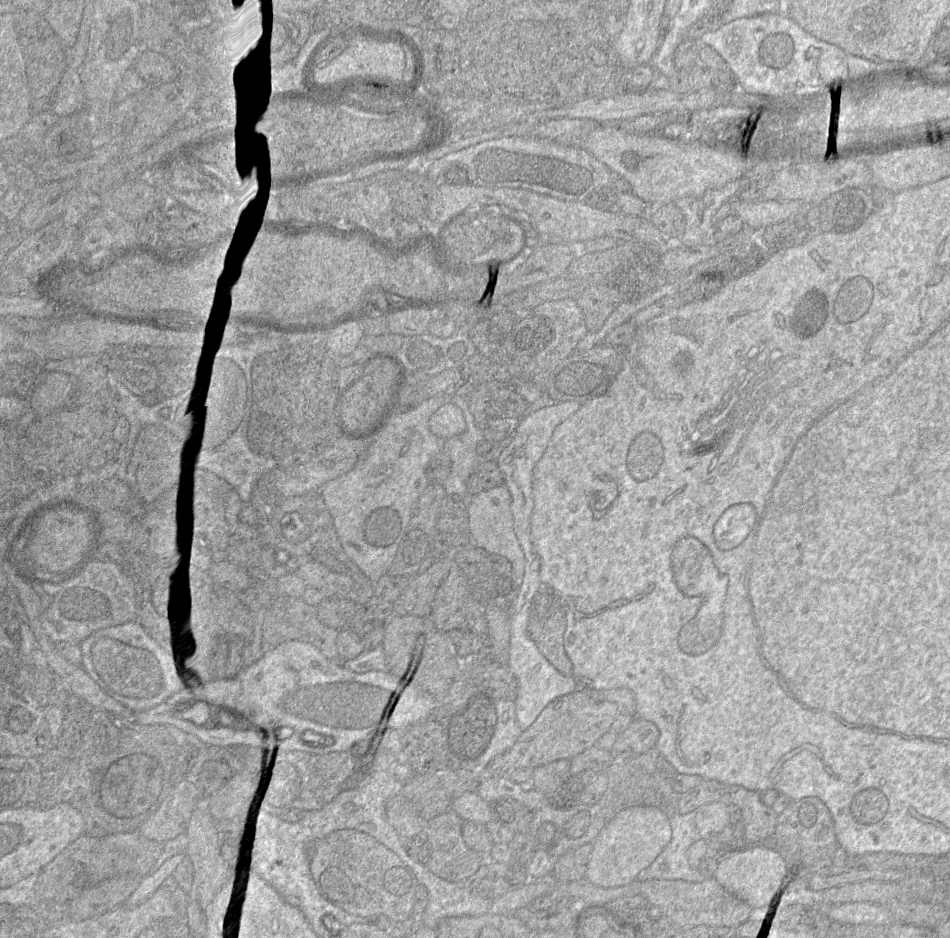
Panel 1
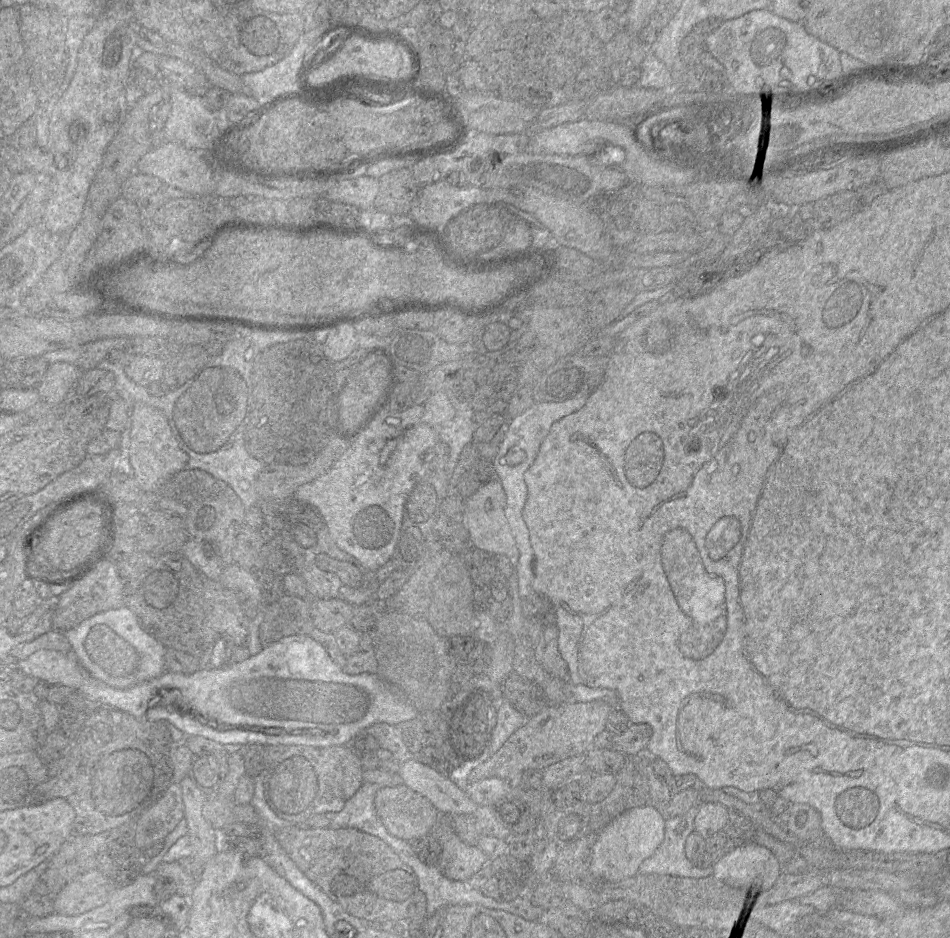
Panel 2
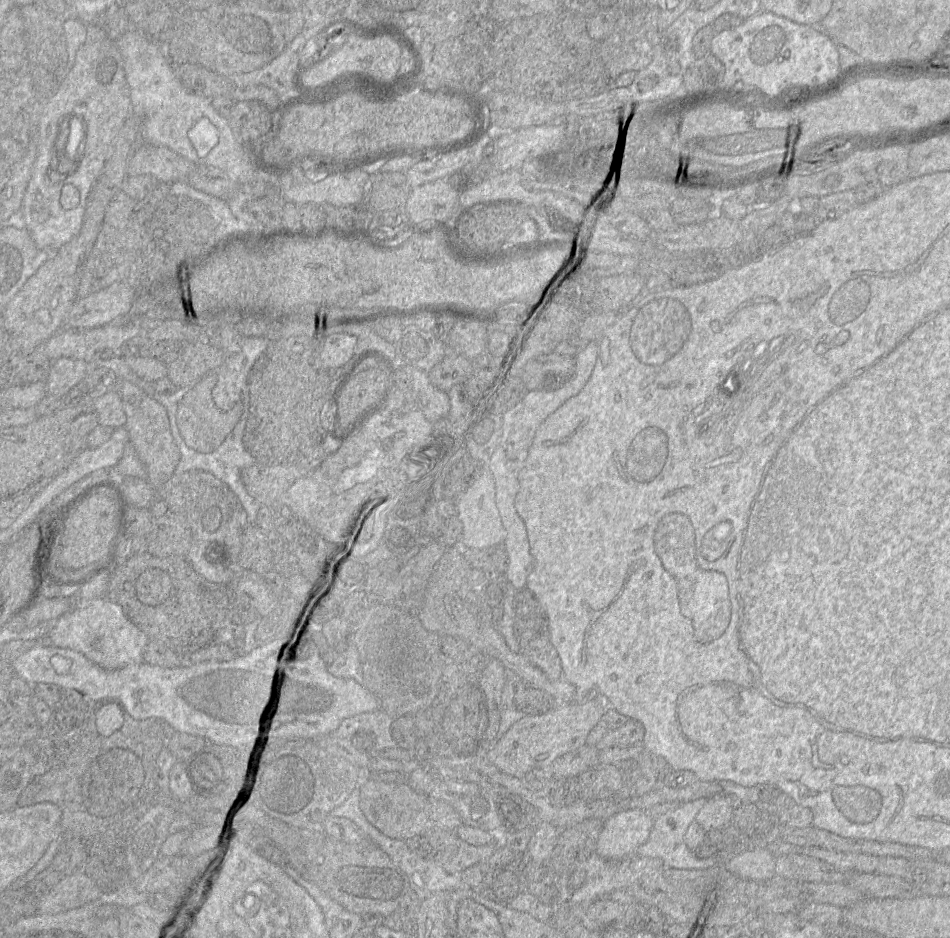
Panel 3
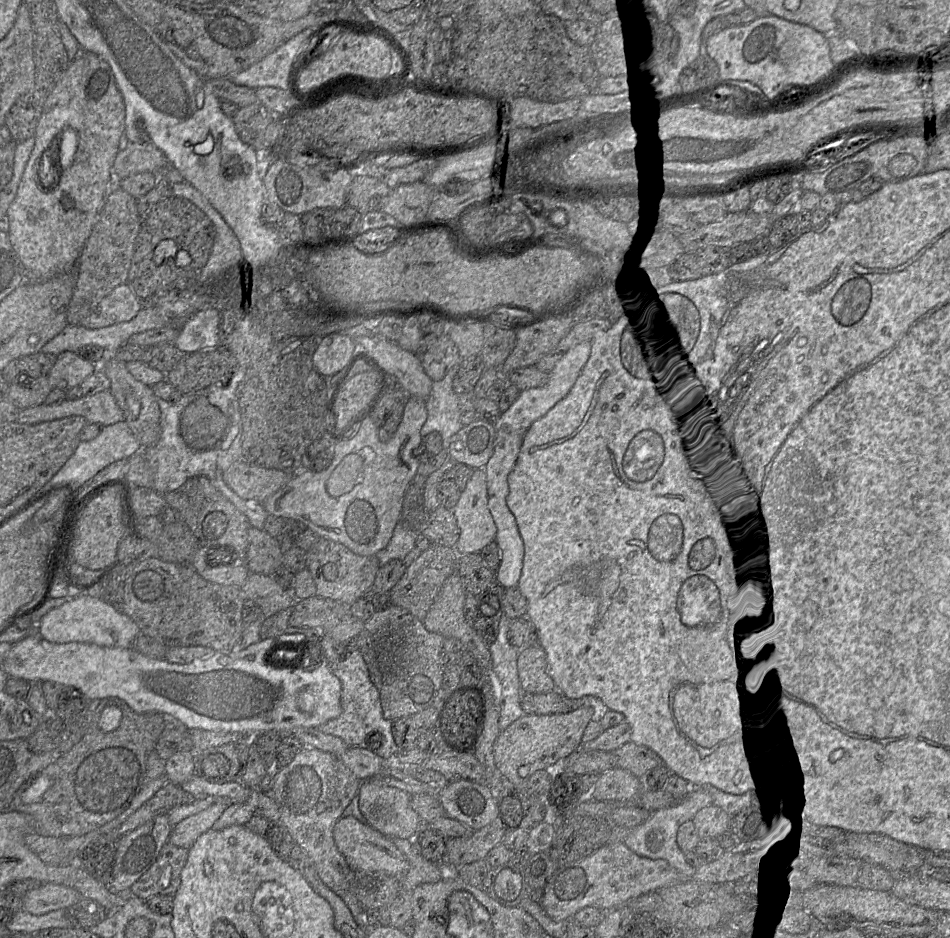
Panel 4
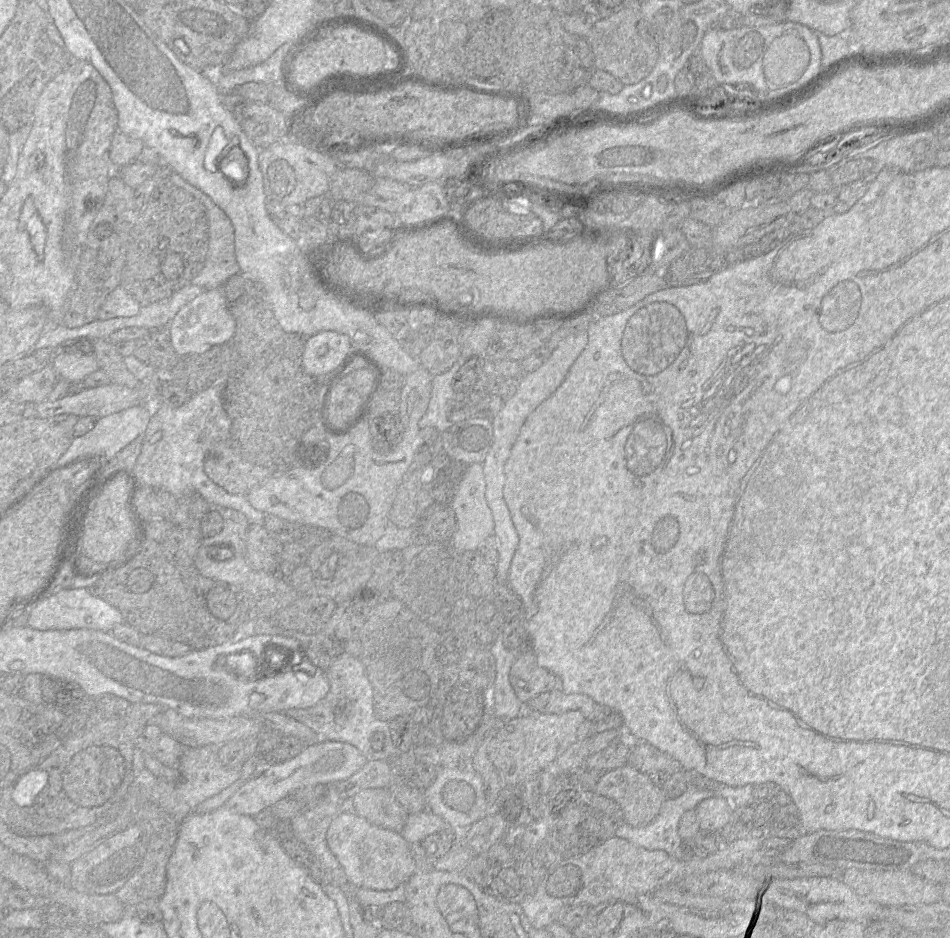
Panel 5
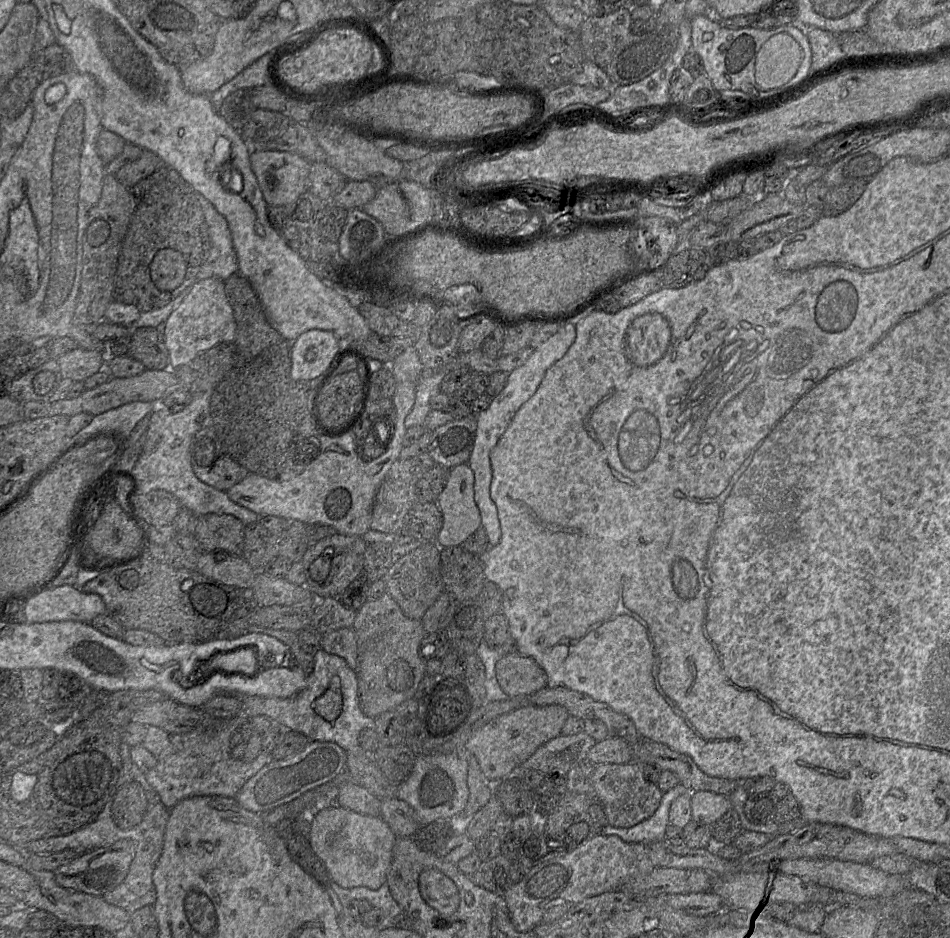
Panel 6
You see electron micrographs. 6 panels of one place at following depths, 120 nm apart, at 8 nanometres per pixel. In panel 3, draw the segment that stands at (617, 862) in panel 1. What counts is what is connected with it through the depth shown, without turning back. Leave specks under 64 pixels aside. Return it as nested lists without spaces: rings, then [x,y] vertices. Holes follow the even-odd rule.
[[[624,810],[609,819],[605,820],[603,829],[598,839],[596,854],[607,860],[621,860],[636,854],[639,846],[644,844],[651,833],[654,820],[646,813],[645,810]]]

